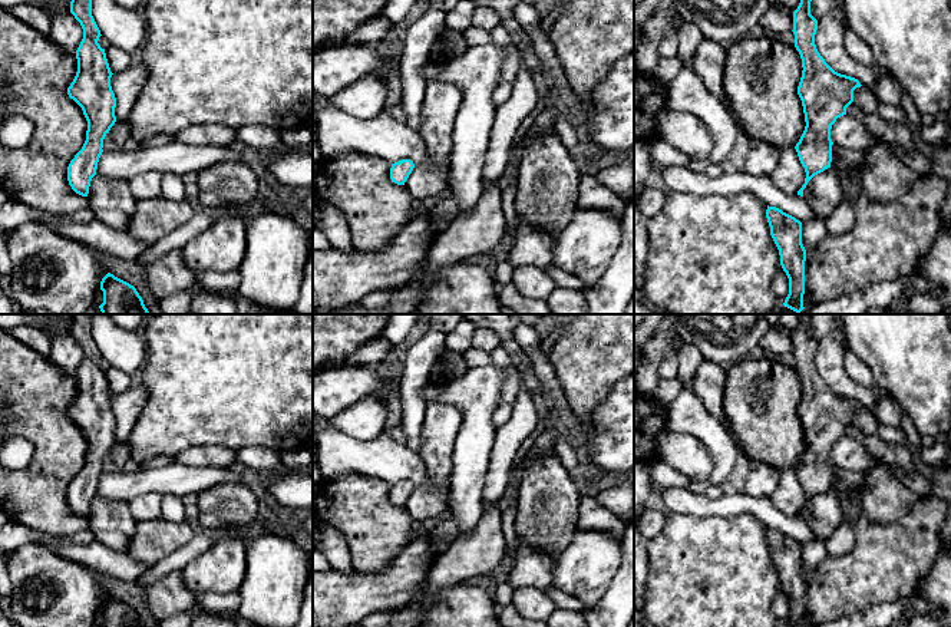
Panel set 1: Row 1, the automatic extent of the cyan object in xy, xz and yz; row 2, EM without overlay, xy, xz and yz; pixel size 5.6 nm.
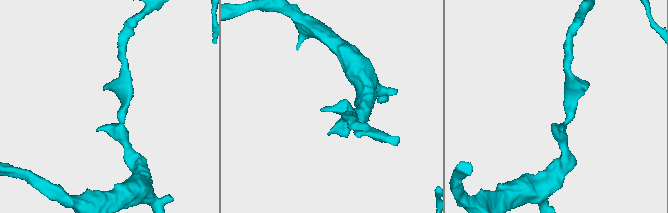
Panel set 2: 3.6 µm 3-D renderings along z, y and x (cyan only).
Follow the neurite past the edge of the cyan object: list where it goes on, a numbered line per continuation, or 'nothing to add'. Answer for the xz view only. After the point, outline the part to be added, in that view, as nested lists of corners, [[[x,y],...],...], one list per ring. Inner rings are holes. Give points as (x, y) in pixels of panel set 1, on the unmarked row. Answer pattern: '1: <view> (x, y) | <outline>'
nothing to add

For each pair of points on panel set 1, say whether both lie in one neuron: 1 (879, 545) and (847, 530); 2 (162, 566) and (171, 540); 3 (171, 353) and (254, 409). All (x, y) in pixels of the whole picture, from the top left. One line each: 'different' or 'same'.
1: different
2: different
3: same

